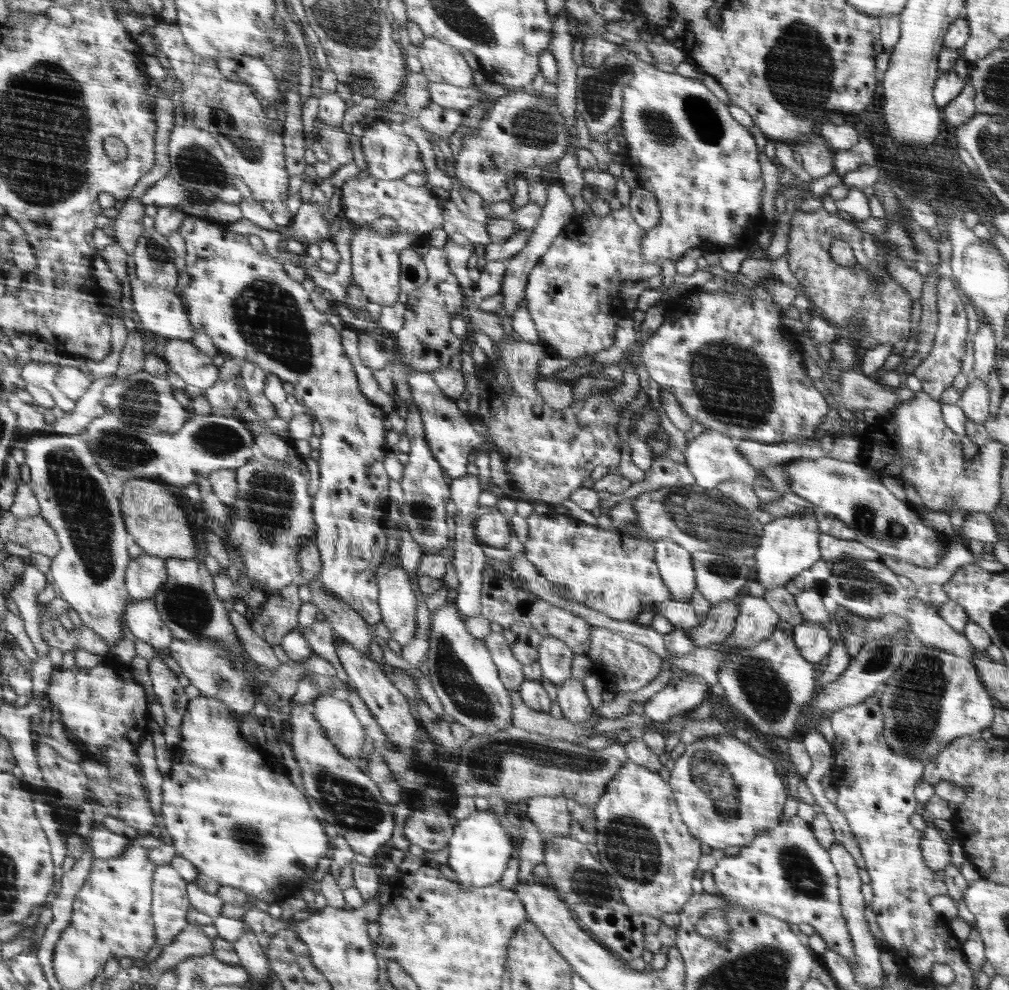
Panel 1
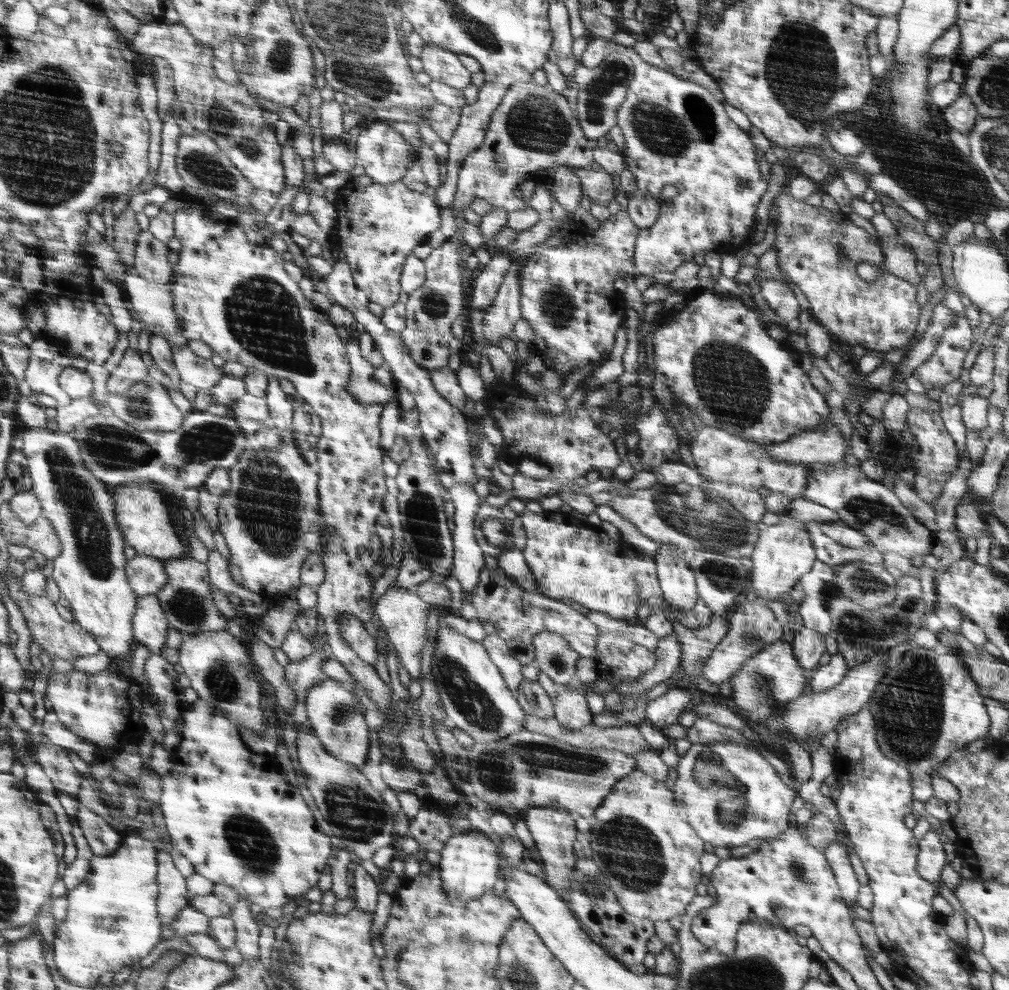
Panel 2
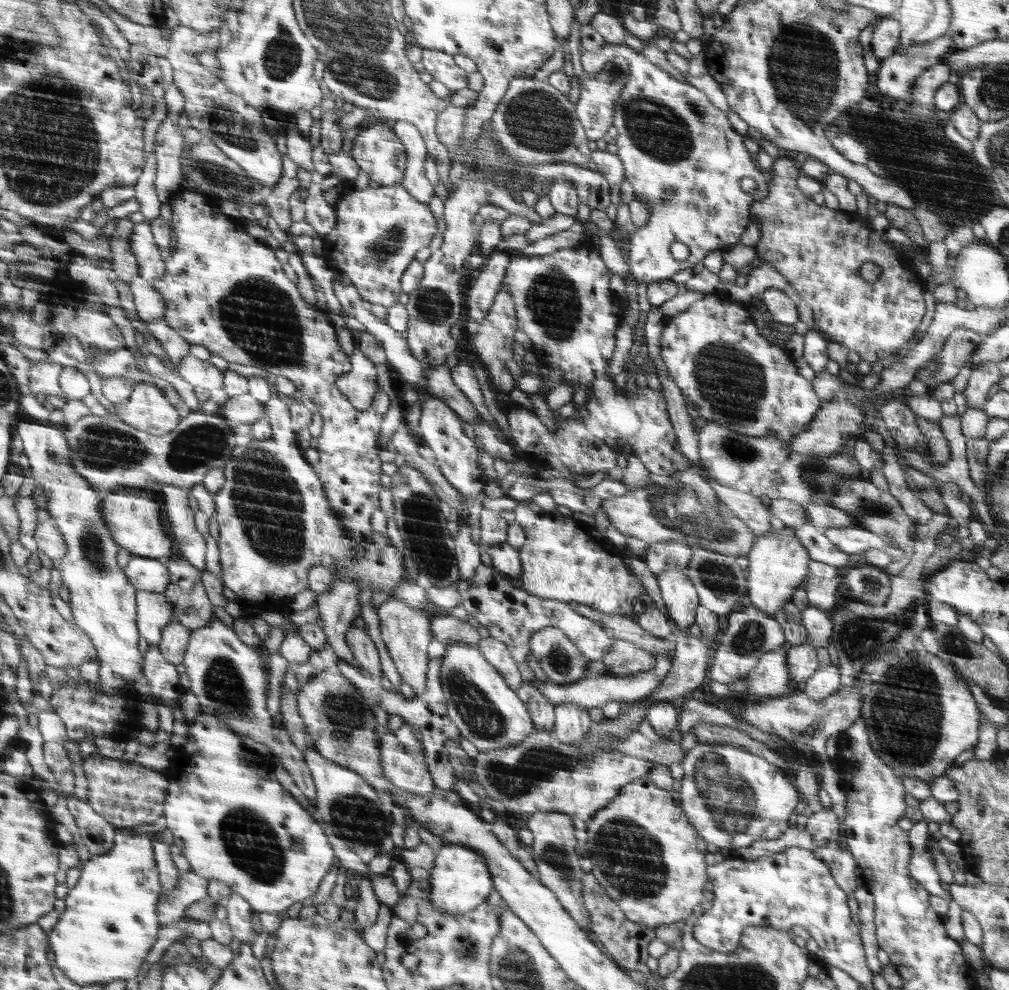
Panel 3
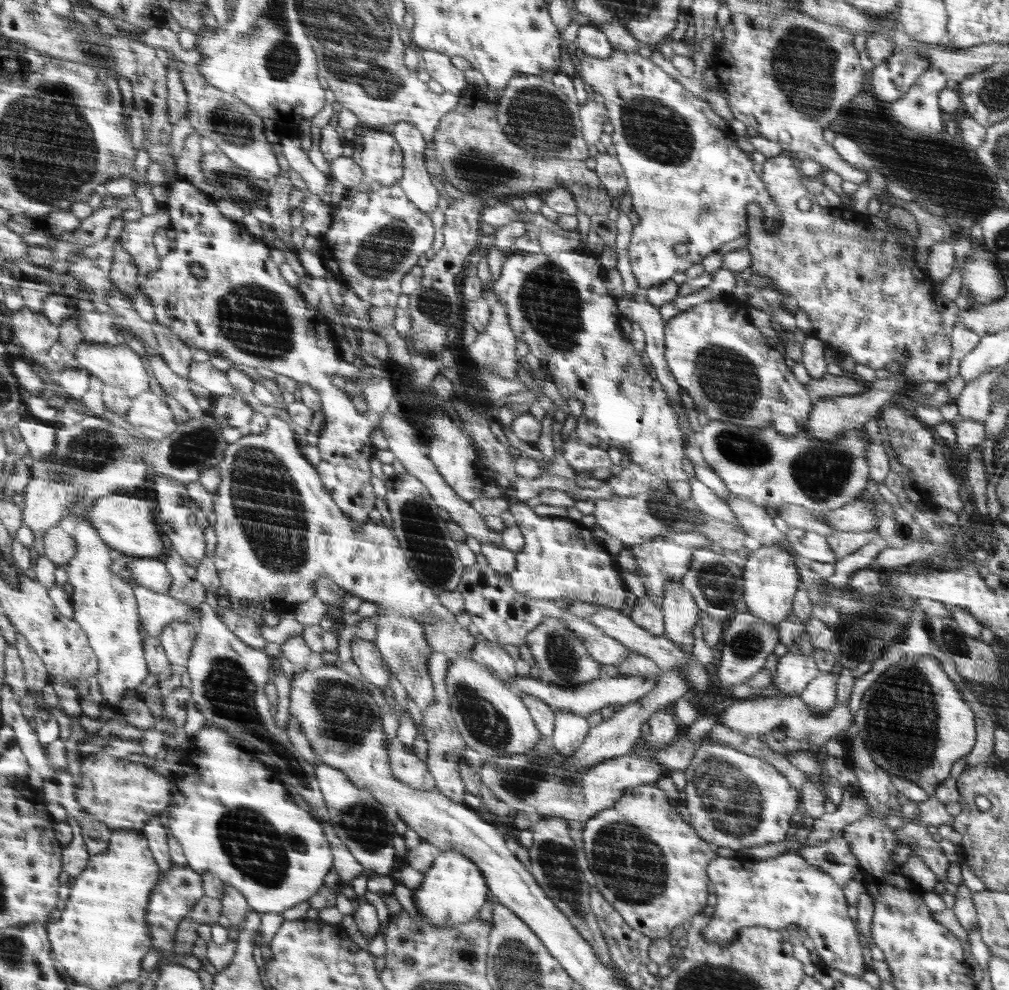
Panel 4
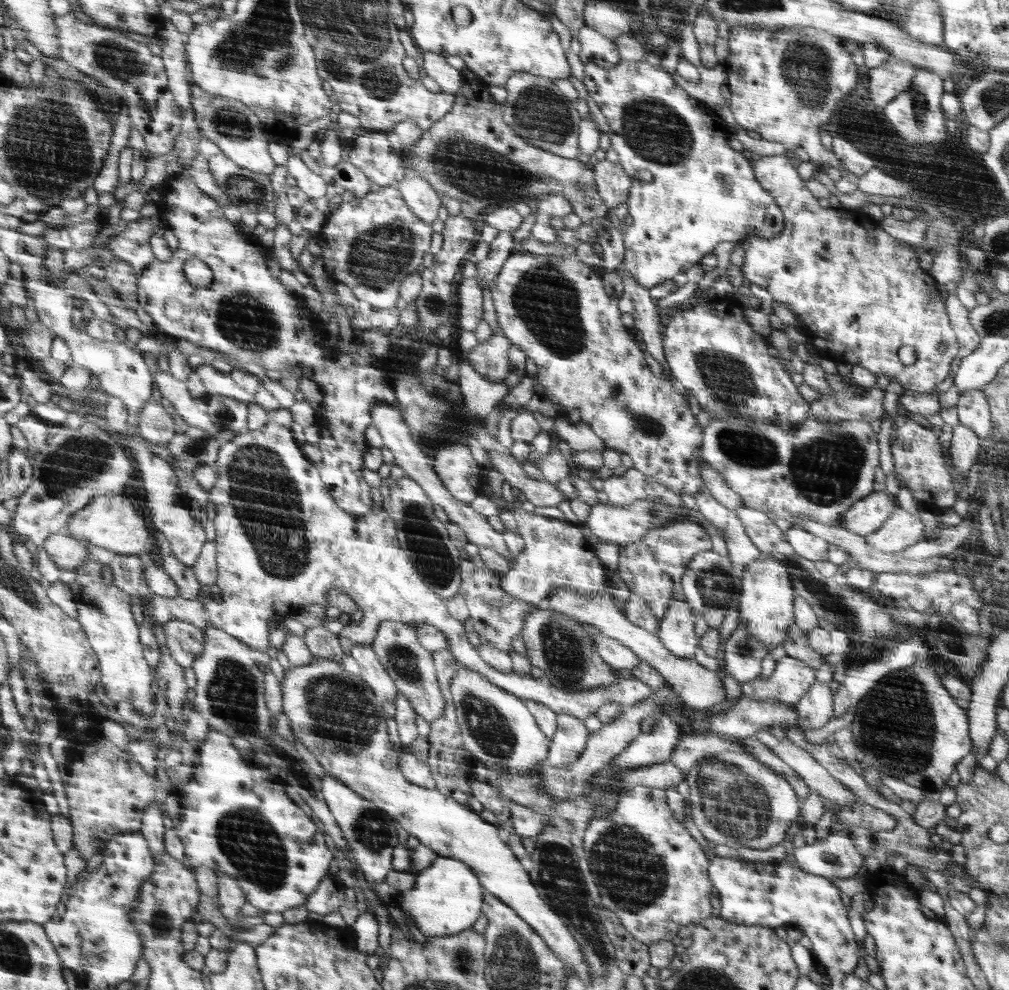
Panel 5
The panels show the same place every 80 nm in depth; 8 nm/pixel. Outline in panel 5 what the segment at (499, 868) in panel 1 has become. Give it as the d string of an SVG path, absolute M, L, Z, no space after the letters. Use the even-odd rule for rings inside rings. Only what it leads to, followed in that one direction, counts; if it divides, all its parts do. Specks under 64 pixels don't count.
M440 856L428 868L416 872L414 886L399 894L395 902L401 910L401 921L412 920L426 938L452 936L471 928L478 920L482 913L484 890L470 865Z

